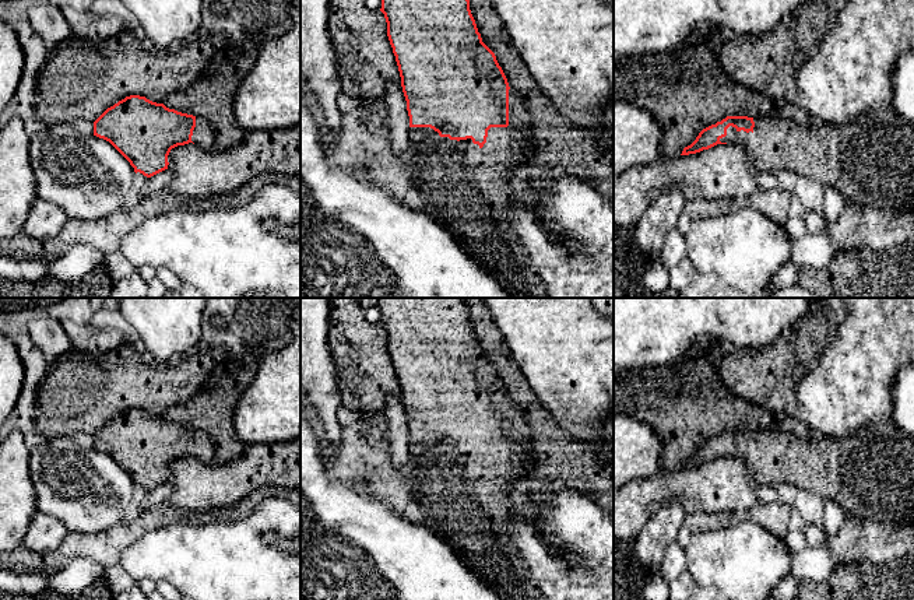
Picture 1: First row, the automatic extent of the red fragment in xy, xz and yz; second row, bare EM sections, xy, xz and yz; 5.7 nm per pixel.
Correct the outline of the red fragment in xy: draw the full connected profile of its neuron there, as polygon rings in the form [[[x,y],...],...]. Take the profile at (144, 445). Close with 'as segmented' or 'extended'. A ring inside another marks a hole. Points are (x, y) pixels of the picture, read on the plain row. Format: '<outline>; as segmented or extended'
[[[140,408],[126,410],[108,421],[94,435],[94,449],[109,455],[136,487],[147,491],[168,483],[168,469],[177,459],[214,460],[214,442],[208,434]]]; extended

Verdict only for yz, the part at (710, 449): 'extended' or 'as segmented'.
extended

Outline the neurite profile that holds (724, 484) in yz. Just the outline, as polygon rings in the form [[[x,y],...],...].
[[[717,457],[681,470],[660,470],[614,494],[614,540],[633,540],[664,503],[678,499],[686,513],[748,512],[759,501],[743,460]]]

